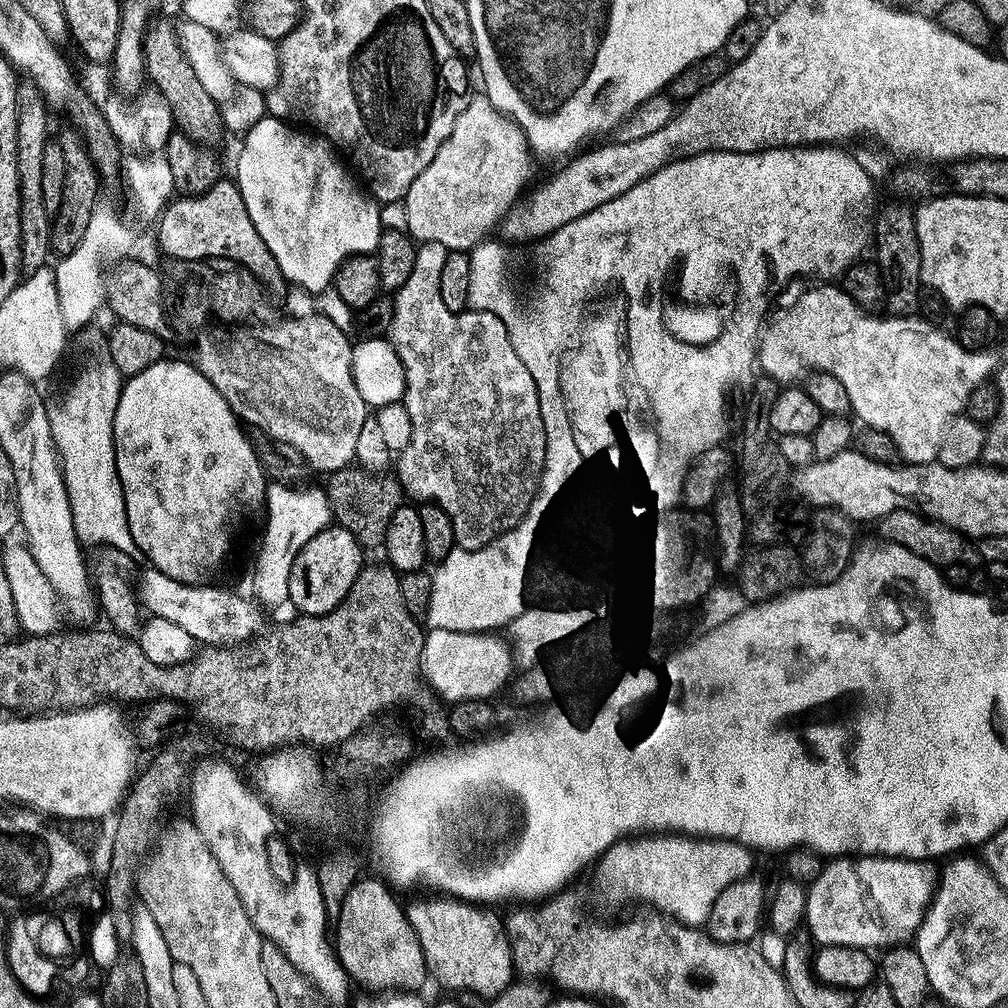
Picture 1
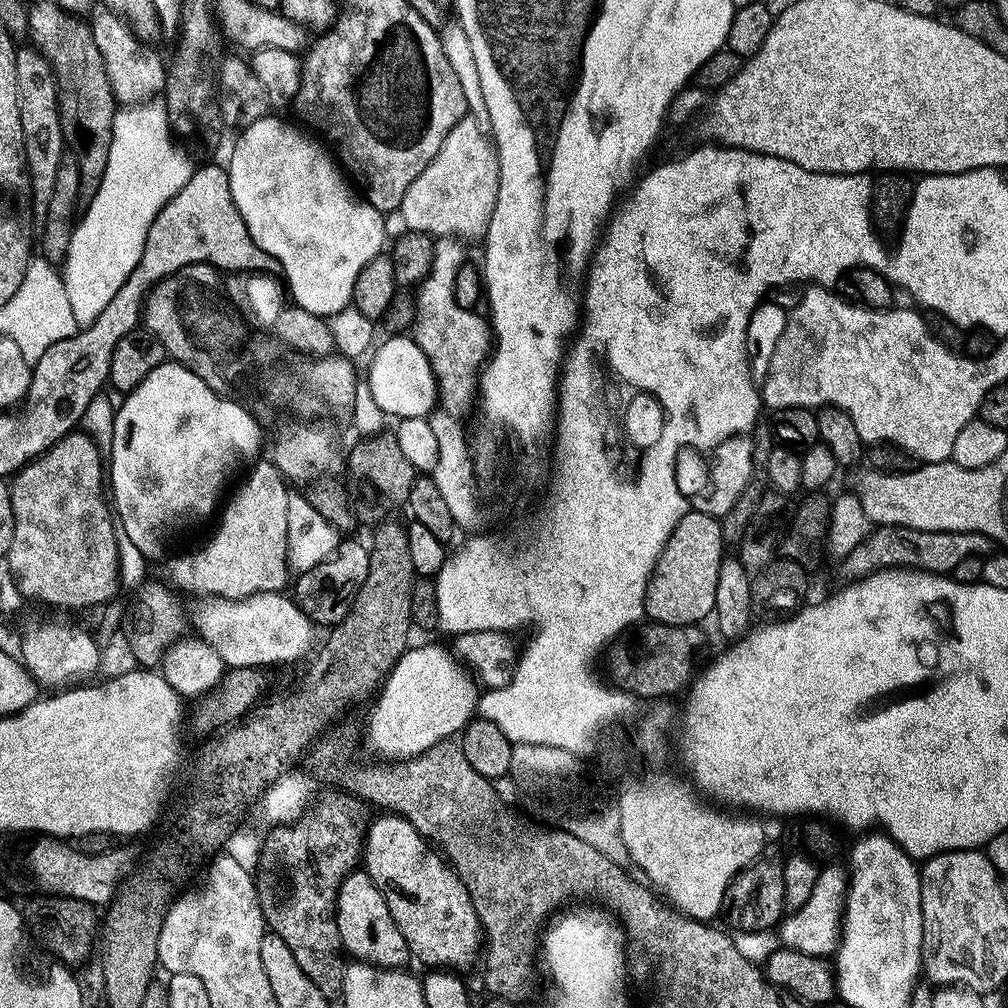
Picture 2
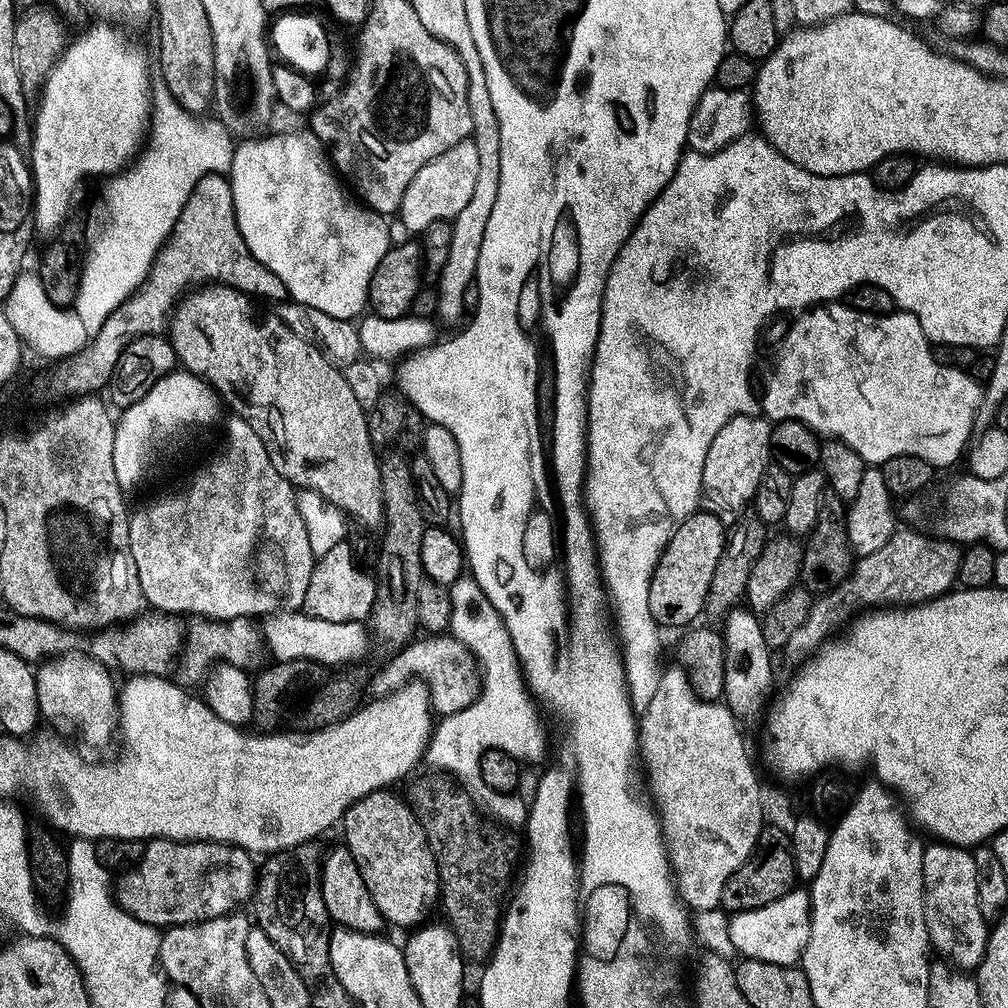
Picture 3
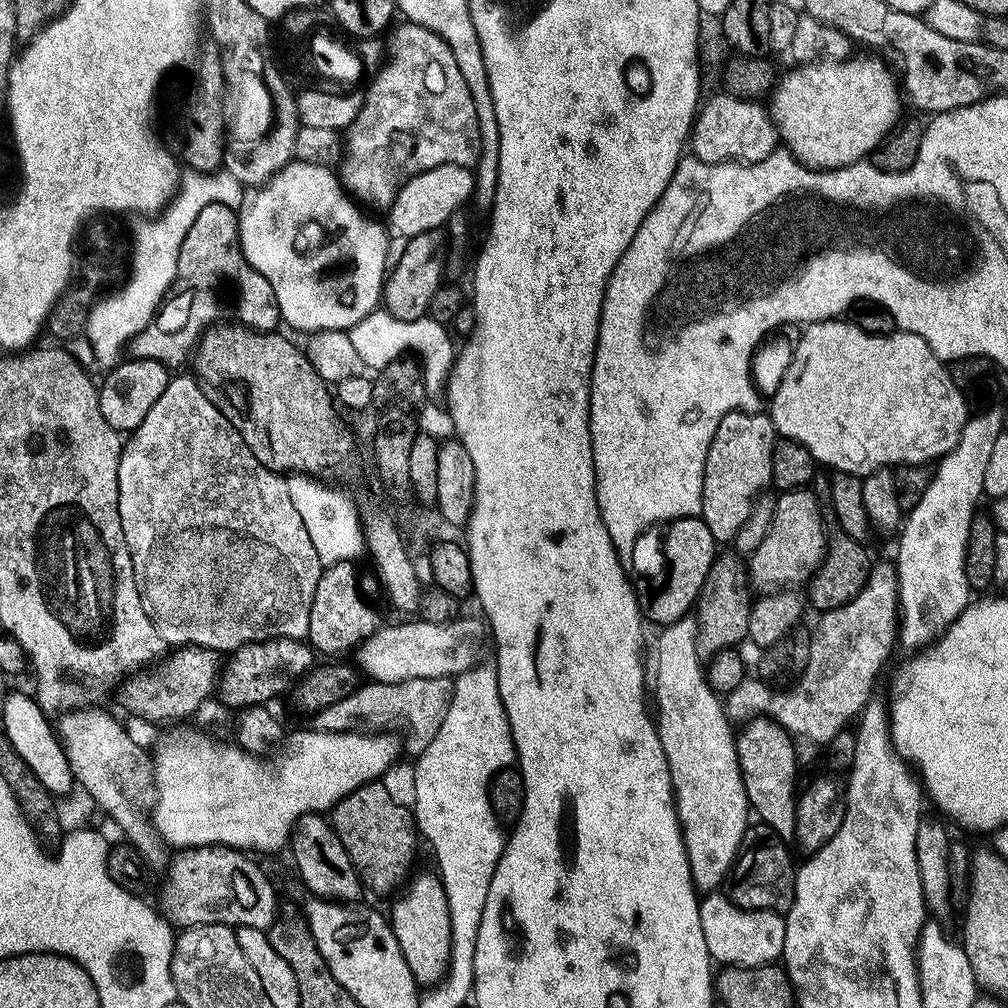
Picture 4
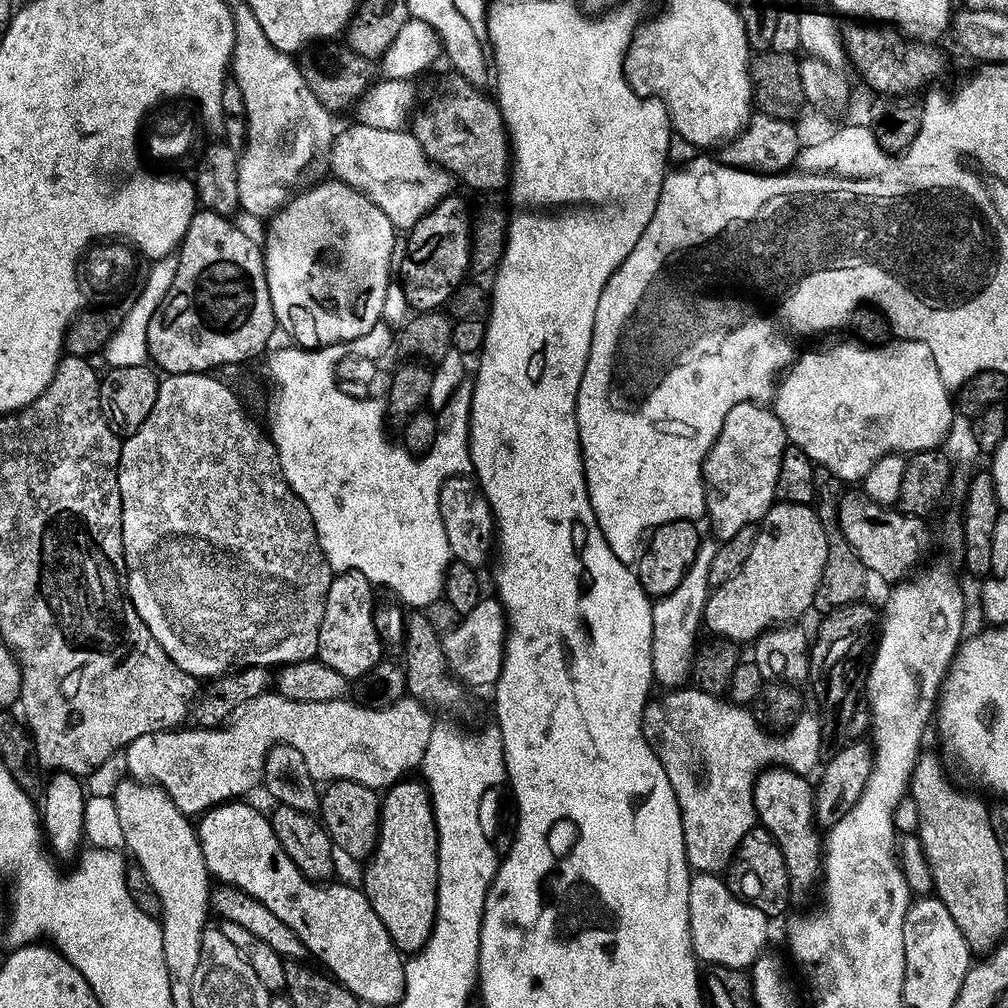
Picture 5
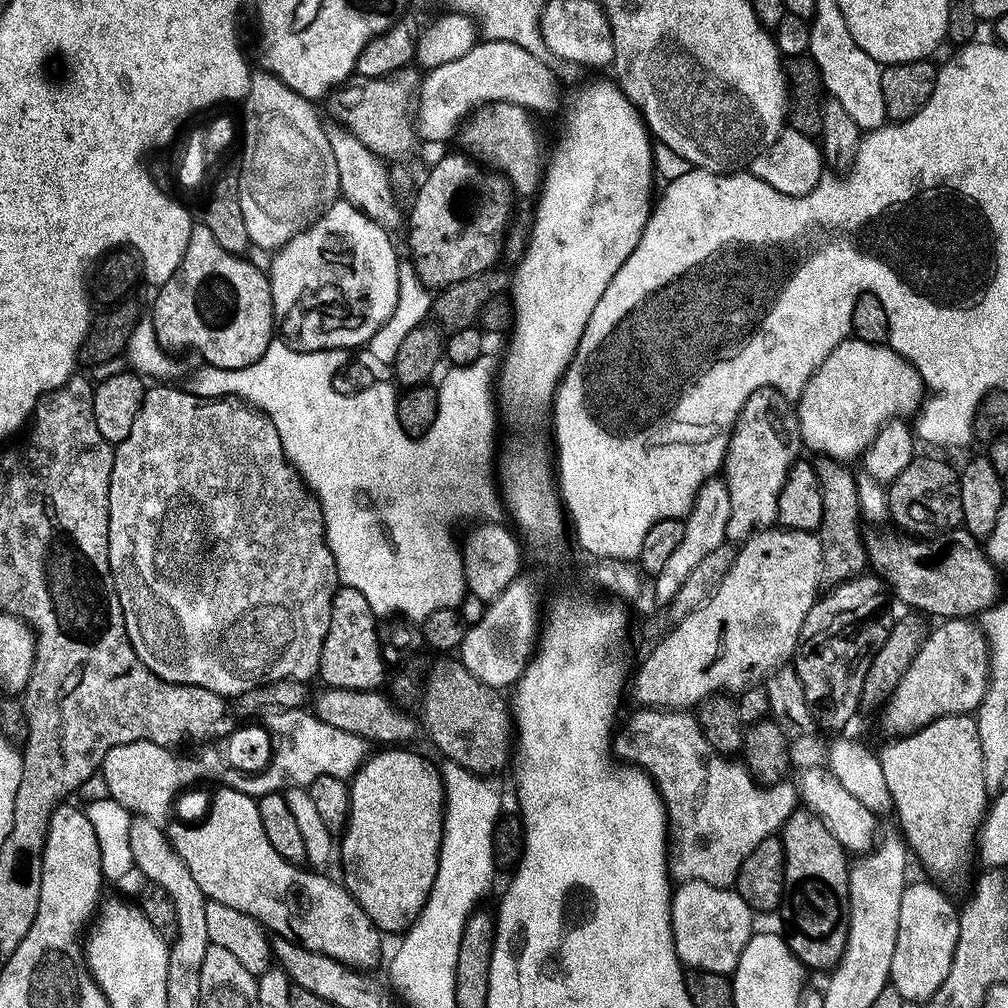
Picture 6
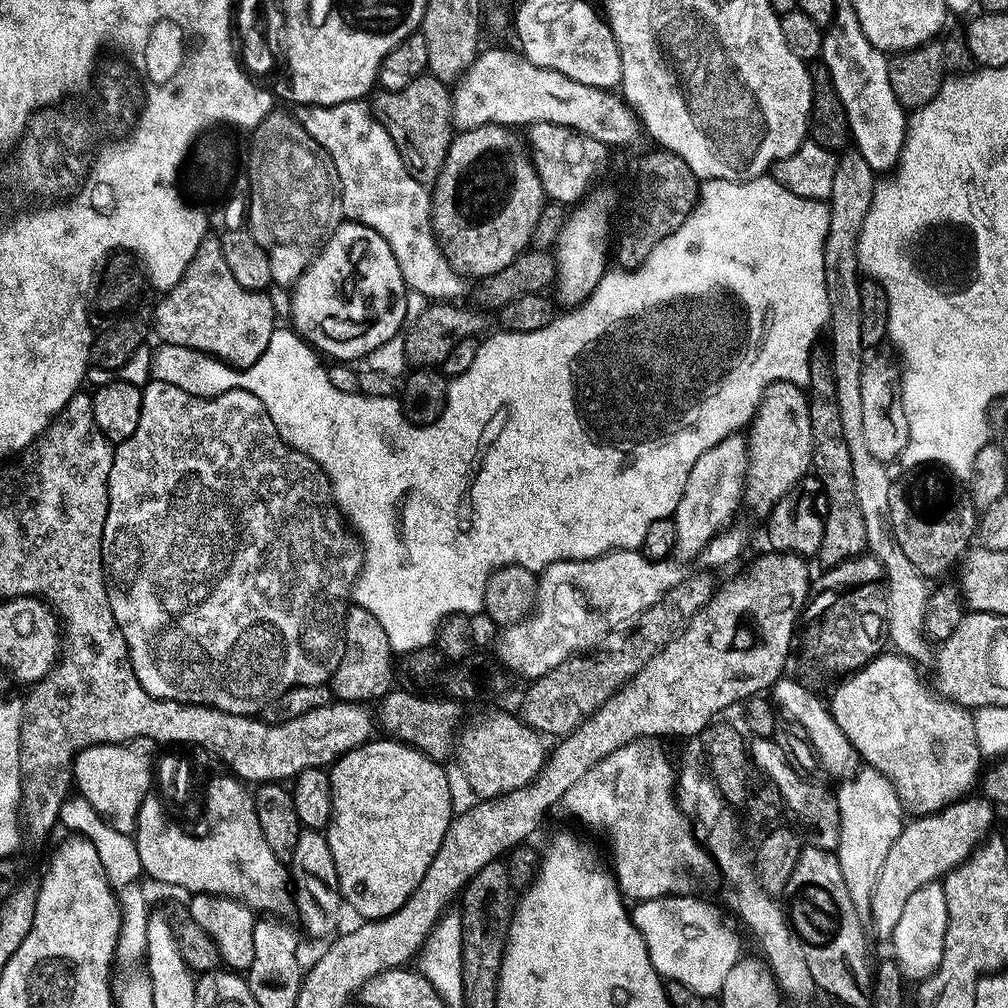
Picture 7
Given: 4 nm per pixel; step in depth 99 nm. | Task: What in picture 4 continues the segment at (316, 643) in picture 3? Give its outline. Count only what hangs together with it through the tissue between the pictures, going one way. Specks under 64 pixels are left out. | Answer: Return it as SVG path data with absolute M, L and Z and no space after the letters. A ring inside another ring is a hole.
M458 616L450 623L434 623L419 618L409 620L412 620L409 624L392 624L389 628L377 627L375 634L355 649L355 663L369 681L397 684L414 678L455 678L483 661L481 658L486 646L488 647L490 632L481 617Z

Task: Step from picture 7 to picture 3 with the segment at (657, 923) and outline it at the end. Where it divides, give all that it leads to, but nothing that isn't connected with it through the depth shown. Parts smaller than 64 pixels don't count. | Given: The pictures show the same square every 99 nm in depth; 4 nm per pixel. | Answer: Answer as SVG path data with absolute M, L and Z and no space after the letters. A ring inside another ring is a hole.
M800 886L793 888L786 895L783 895L782 898L776 899L774 902L770 902L769 906L760 907L758 910L744 911L733 913L728 920L728 936L732 942L732 948L735 951L739 951L744 958L752 958L758 961L770 962L776 965L786 965L786 966L796 966L803 957L803 950L806 943L809 941L810 934L810 920L809 920L809 910L811 908L811 895L807 889L800 889Z

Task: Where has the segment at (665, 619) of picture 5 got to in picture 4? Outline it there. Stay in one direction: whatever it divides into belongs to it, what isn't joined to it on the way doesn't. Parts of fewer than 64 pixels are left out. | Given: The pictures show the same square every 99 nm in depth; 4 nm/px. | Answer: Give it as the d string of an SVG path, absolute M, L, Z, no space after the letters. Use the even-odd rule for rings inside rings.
M687 614L665 627L656 640L656 708L660 711L660 720L658 716L655 726L660 733L666 762L670 766L672 792L676 795L676 816L680 820L680 832L684 836L692 880L701 893L707 894L715 893L732 871L732 865L744 843L744 835L750 827L750 809L746 786L740 777L734 730L721 697L708 684L705 665L694 650L695 632L696 617Z

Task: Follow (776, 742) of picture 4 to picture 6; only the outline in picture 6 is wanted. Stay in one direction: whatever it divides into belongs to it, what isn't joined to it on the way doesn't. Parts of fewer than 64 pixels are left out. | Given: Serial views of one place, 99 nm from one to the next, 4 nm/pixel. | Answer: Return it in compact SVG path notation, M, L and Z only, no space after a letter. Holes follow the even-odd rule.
M797 810L790 814L778 833L784 844L784 903L782 913L788 923L786 939L790 950L803 962L805 969L826 968L832 970L843 958L847 946L849 912L851 910L848 872L850 856L831 829L809 810Z

